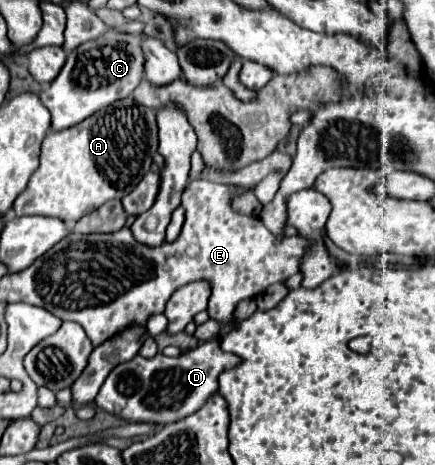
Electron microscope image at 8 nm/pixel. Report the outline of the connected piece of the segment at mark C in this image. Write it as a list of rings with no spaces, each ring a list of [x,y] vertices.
[[[108,30],[100,38],[80,44],[68,54],[66,64],[52,80],[52,84],[40,92],[42,104],[52,114],[52,130],[70,128],[100,108],[130,96],[144,78],[144,62],[146,58],[142,52],[142,34]]]

